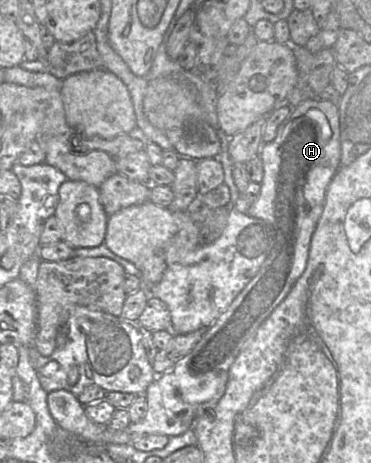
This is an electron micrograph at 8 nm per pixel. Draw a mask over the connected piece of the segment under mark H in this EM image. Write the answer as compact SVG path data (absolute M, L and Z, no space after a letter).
M308 99L301 102L292 109L290 116L279 128L276 137L263 144L259 155L264 167L264 177L260 182L260 195L243 213L260 218L273 226L275 230L273 248L256 275L236 296L226 311L206 327L192 351L179 360L170 371L157 374L156 379L148 386L144 394L148 405L144 419L139 423L131 422L123 430L113 430L107 425L93 422L85 413L85 406L72 393L66 390L56 390L48 393L47 405L51 416L61 429L87 443L103 446L129 444L150 434L162 434L168 437L179 436L192 429L195 419L220 400L224 395L229 369L234 360L249 343L264 320L289 295L305 270L311 238L323 211L327 188L340 167L341 141L337 104L320 99Z

